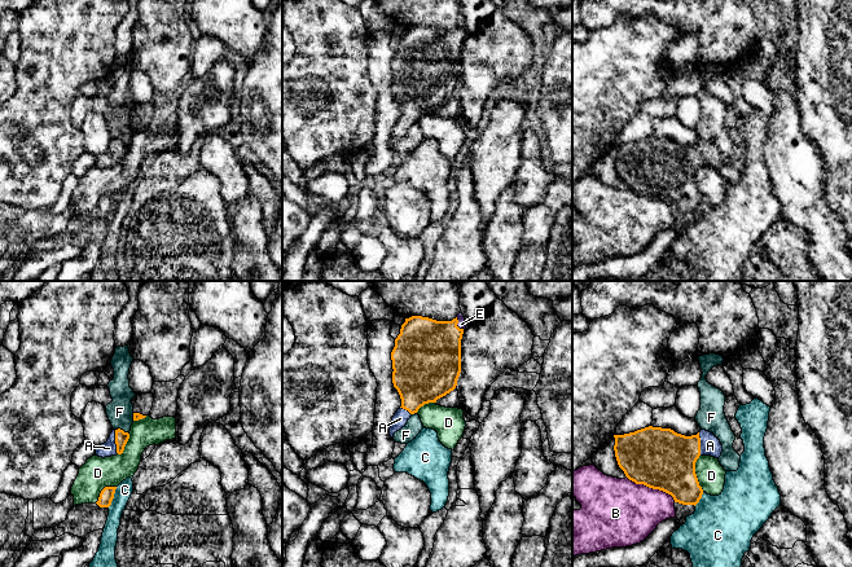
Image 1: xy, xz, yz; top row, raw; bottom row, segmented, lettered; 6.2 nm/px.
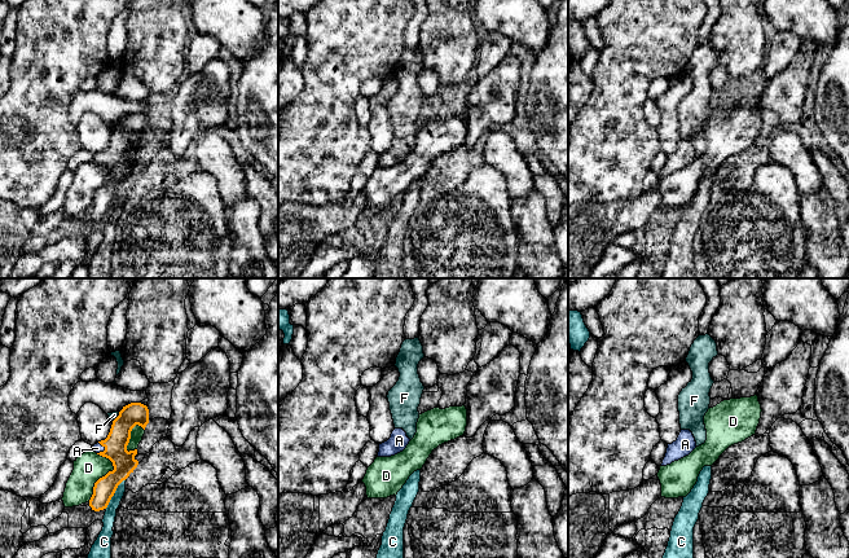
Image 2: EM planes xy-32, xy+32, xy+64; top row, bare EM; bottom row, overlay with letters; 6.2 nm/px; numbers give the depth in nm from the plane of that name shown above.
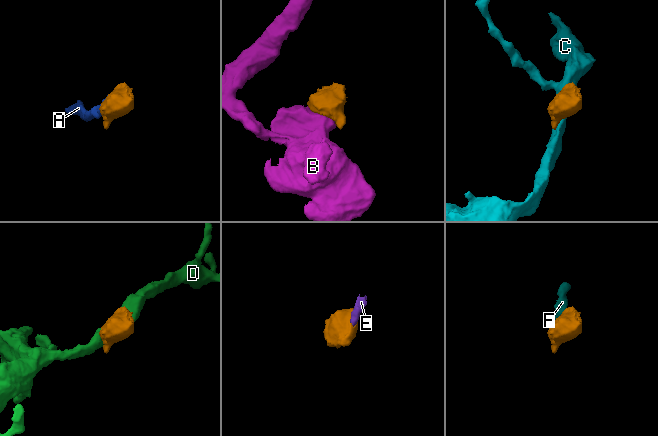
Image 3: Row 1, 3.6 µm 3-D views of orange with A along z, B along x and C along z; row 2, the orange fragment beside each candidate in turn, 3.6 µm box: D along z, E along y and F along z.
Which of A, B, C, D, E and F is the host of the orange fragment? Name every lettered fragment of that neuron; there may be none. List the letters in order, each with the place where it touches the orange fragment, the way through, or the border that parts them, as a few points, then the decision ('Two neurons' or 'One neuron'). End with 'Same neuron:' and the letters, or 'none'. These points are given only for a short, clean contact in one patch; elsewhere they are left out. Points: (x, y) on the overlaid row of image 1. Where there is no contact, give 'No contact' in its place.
A: Touches orange at xy (115, 442). Path across: xy (121, 436), (115, 442), (109, 448). One neuron
B: Touches orange at yz (651, 487). Two neurons
C: Touches orange at xy (113, 497). Boundary: xy (117, 487), (113, 500), (108, 506). Two neurons
D: Touches orange at yz (694, 473). Two neurons
E: Touches orange at xz (456, 325). Path across: xz (427, 354), (456, 325), (461, 324). One neuron
F: Touches orange at xy (122, 430). Boundary: xy (115, 429), (122, 429), (128, 434). Two neurons
Same neuron: A, E

